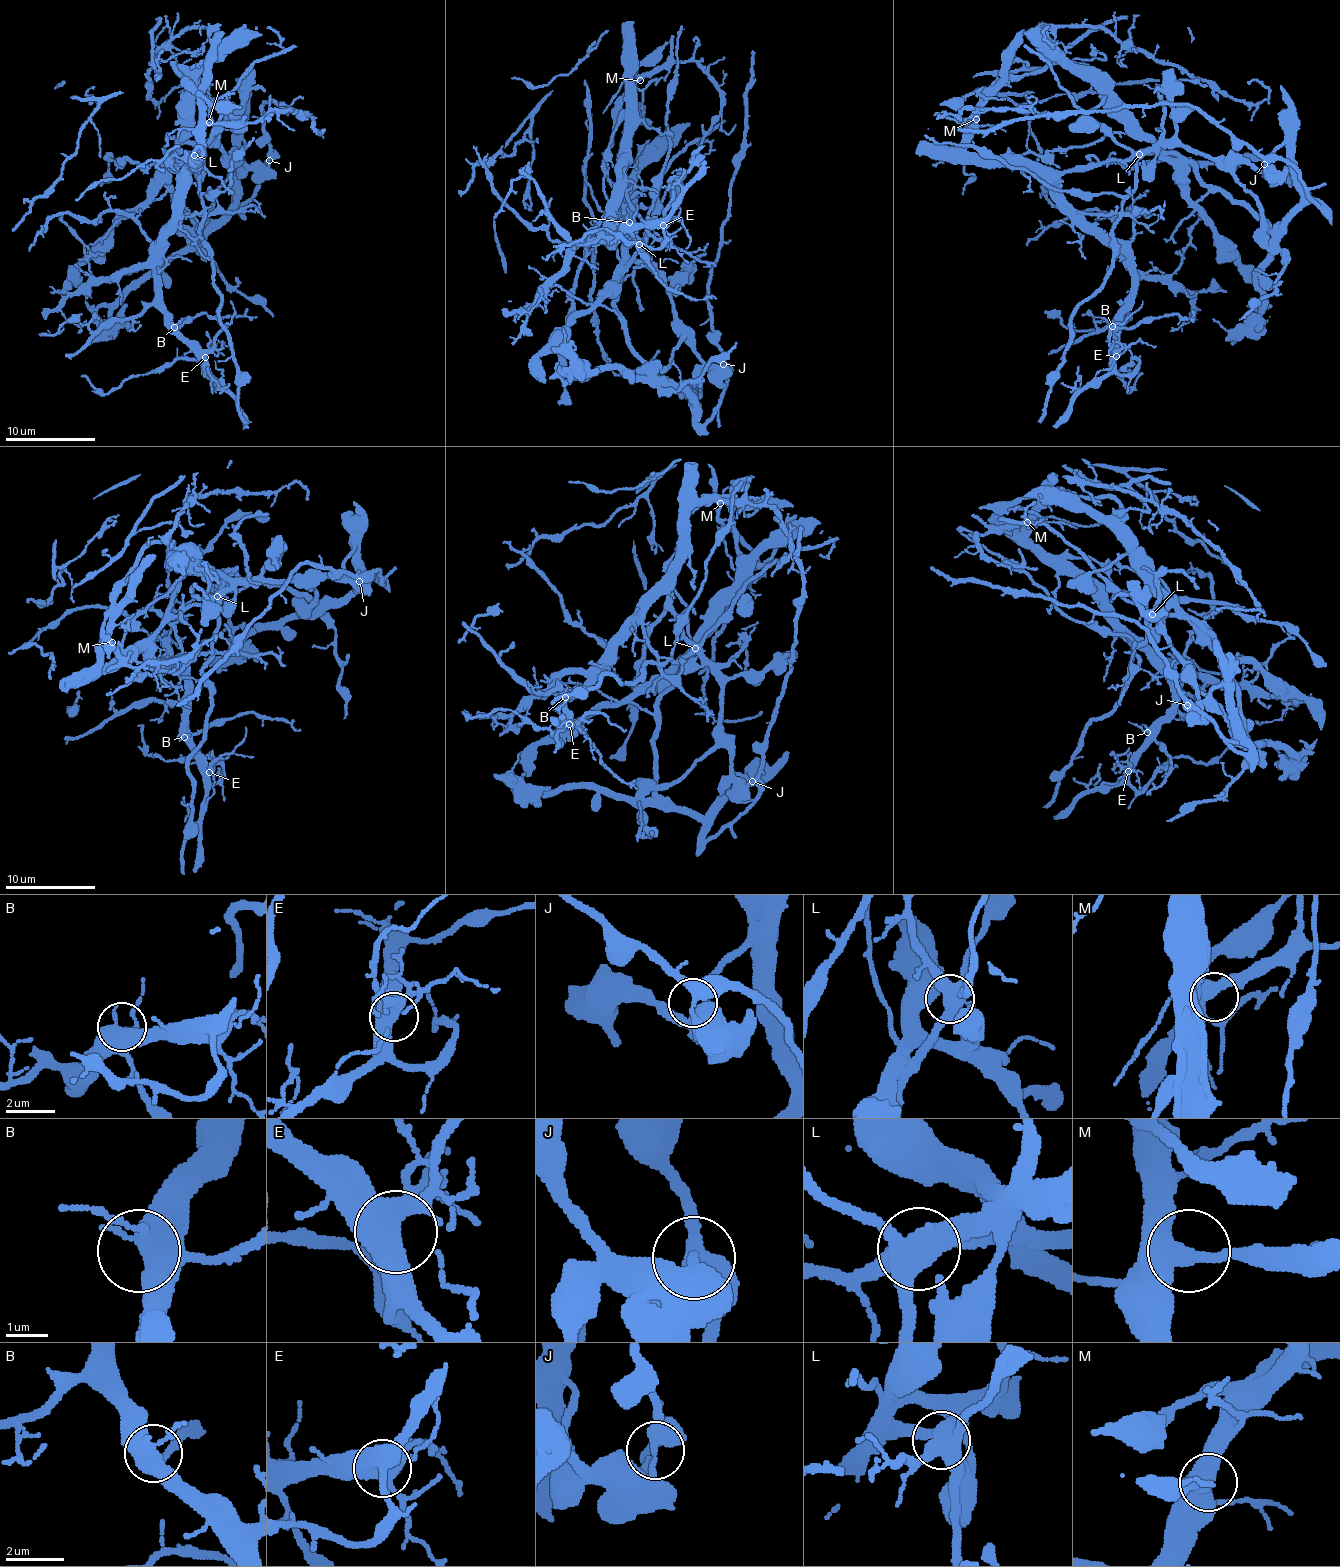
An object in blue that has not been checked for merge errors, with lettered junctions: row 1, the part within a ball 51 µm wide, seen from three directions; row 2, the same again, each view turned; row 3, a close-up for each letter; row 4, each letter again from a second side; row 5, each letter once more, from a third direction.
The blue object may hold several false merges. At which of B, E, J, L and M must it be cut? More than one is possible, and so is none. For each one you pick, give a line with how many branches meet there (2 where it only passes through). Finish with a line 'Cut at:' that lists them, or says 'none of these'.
J: Branches: 3
L: Branches: 5
Cut at: J, L

